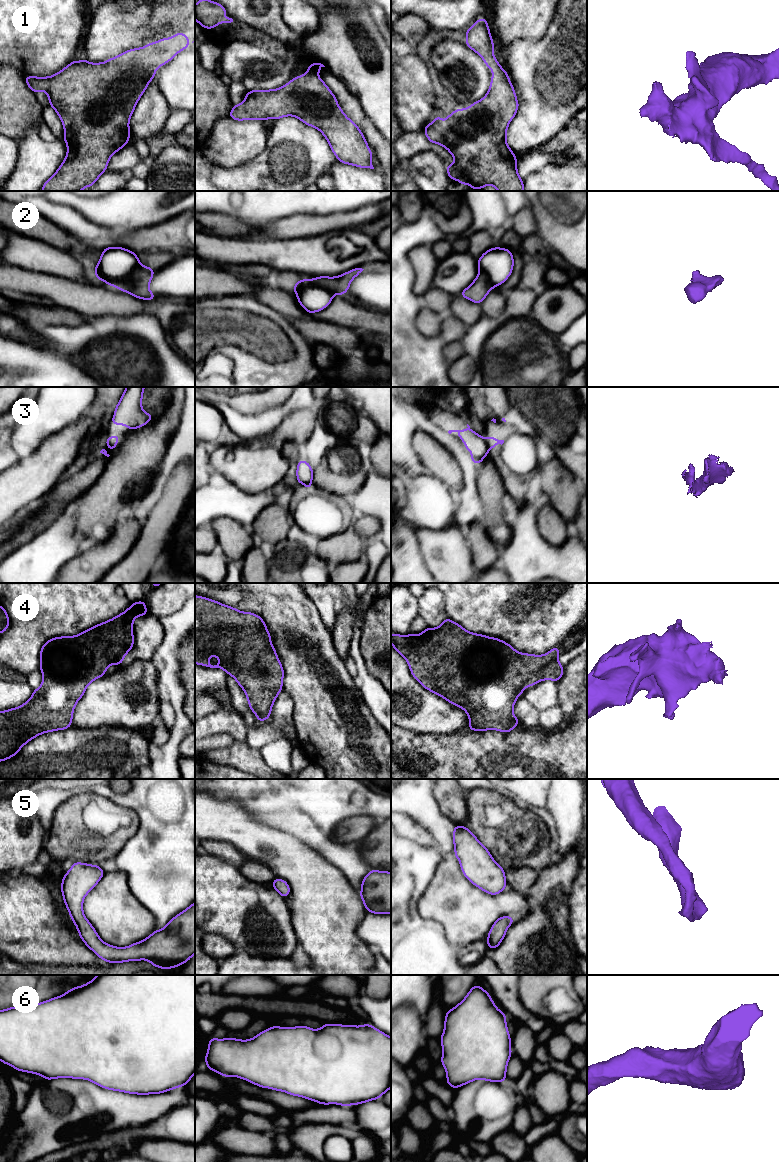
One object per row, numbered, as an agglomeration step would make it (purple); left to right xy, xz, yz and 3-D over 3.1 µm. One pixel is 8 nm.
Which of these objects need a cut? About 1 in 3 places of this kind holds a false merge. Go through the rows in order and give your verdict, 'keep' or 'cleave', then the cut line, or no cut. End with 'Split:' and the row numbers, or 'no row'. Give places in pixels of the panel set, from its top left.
1: keep; cut none
2: cleave; cut xy (140, 263), (121, 284), (116, 286)
3: cleave; cut yz (484, 440), (488, 448)
4: keep; cut none
5: keep; cut none
6: keep; cut none
Split: 2, 3

